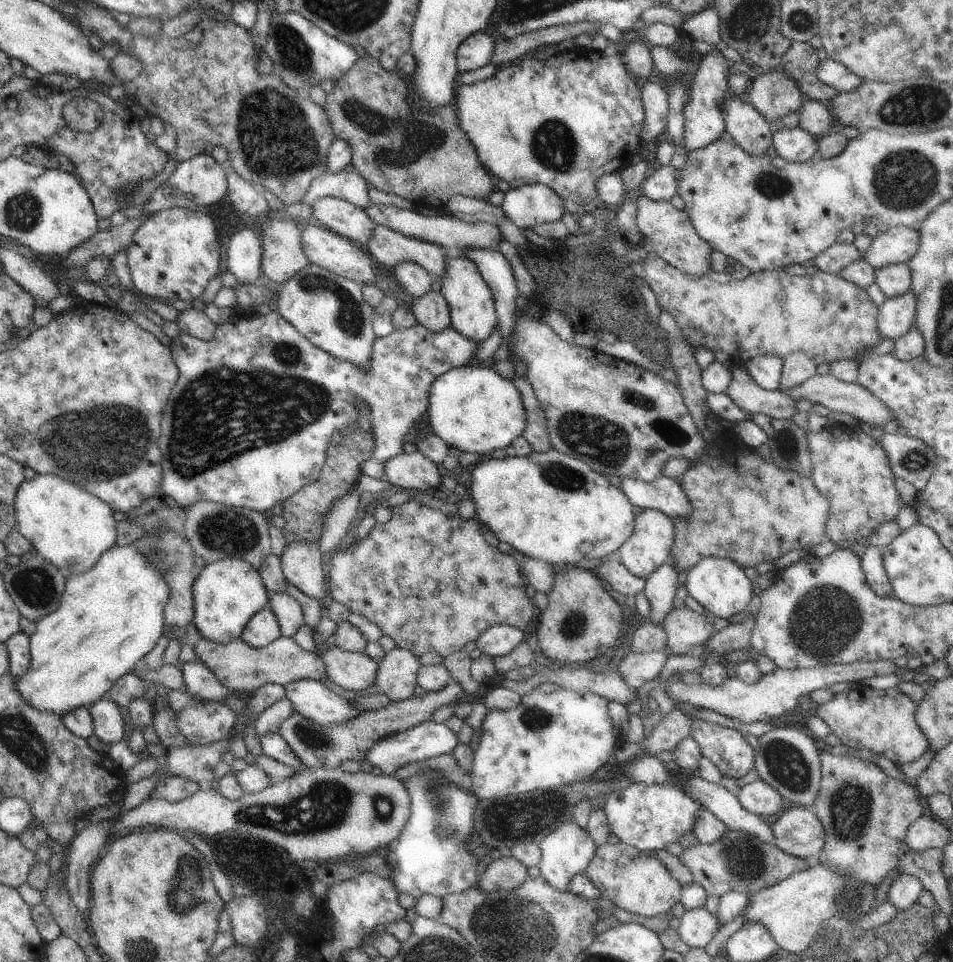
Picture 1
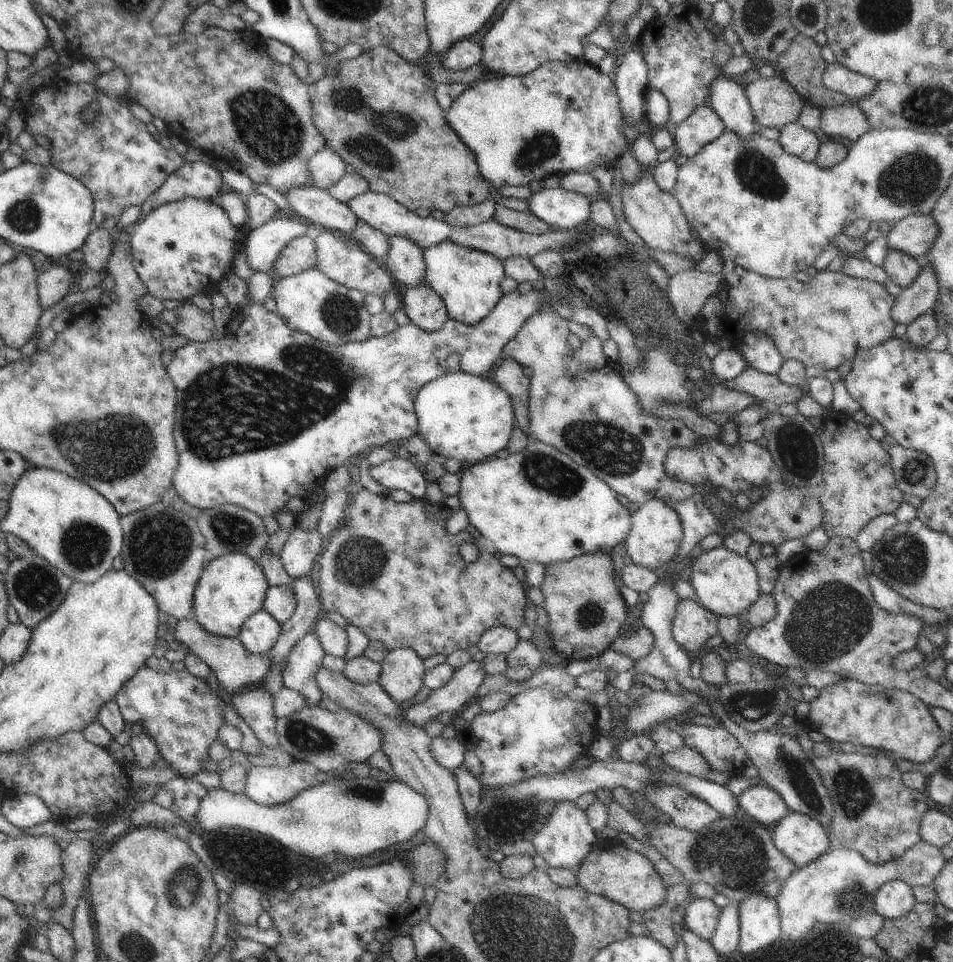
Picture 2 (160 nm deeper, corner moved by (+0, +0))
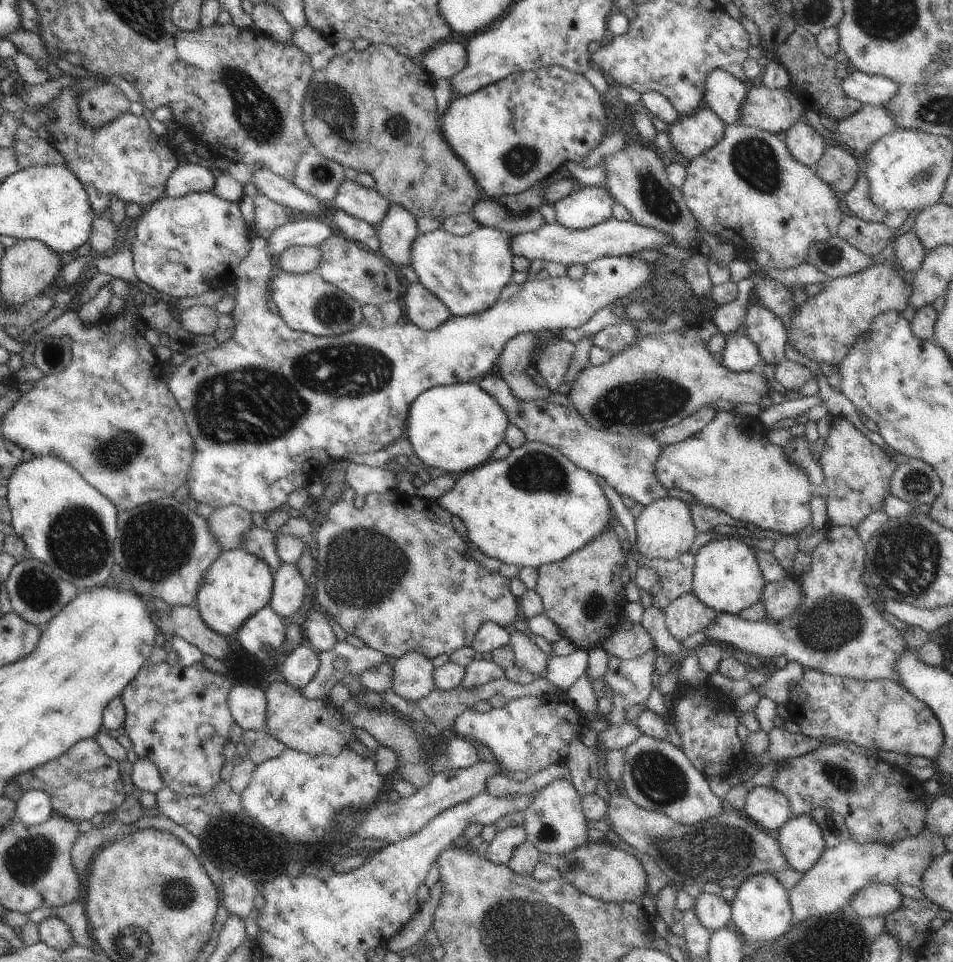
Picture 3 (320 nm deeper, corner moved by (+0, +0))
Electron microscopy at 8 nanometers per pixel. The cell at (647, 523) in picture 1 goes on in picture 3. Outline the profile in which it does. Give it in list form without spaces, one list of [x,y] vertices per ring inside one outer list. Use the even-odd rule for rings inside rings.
[[[662,497],[645,506],[635,519],[638,552],[653,559],[675,559],[690,550],[696,540],[697,528],[693,523],[693,512],[678,498]]]

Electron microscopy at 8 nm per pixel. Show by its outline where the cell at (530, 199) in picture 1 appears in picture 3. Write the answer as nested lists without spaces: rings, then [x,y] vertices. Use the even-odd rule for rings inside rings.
[[[579,186],[556,201],[556,220],[571,229],[589,229],[613,216],[615,198],[606,186]]]

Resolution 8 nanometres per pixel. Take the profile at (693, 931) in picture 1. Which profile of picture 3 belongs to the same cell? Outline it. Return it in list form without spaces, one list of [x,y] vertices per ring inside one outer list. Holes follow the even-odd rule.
[[[702,893],[695,901],[695,909],[703,925],[717,931],[732,922],[731,903],[724,897],[712,893]]]

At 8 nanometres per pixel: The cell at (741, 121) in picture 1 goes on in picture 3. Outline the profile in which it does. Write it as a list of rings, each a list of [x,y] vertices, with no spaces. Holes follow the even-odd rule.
[[[714,69],[706,75],[703,102],[726,124],[739,123],[740,108],[749,89],[729,72]]]

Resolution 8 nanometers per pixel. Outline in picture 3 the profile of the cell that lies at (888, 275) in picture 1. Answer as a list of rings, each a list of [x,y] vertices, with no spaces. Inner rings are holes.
[[[914,229],[898,237],[893,252],[894,259],[900,261],[899,271],[902,274],[907,271],[916,273],[927,255],[926,247]]]

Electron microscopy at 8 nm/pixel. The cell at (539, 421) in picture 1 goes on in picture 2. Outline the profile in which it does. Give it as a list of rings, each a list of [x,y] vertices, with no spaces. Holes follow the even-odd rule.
[[[506,357],[501,360],[495,371],[494,382],[509,394],[516,424],[527,434],[529,418],[527,408],[529,403],[530,378],[522,373],[523,366],[515,358]]]

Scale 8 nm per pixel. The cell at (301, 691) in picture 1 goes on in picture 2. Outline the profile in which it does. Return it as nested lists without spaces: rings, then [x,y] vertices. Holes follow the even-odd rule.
[[[312,630],[290,651],[287,667],[283,670],[284,686],[303,694],[310,707],[316,706],[319,701],[322,703],[321,688],[316,682],[324,655],[321,642]]]

